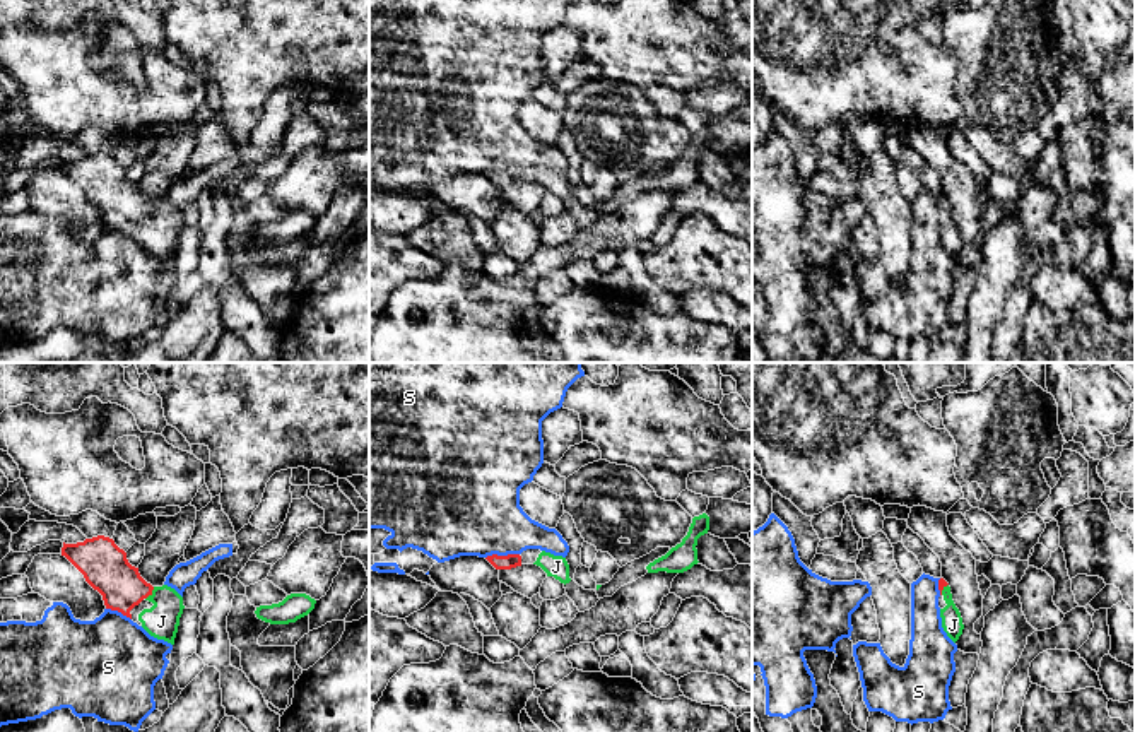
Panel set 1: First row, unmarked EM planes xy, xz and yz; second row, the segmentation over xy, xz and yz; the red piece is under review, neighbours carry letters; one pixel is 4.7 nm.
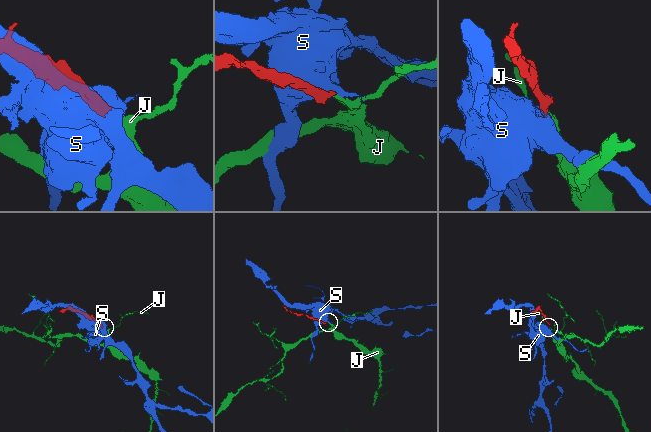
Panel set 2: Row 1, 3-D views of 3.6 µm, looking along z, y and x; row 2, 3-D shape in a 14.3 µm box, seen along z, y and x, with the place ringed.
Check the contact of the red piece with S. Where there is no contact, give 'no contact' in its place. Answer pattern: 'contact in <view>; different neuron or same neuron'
contact in xz; different neuron

